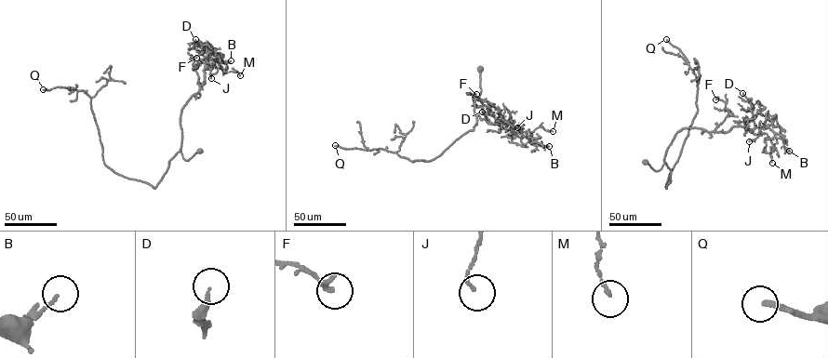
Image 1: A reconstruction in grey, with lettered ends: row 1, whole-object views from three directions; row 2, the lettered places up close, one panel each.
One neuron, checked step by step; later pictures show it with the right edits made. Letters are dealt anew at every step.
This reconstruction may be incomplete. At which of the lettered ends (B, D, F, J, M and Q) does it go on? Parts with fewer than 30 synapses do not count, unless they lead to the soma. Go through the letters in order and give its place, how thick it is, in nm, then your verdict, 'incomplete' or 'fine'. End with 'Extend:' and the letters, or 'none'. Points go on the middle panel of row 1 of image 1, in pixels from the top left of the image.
B: (549, 146) | 110 nm | fine
D: (482, 112) | 220 nm | fine
F: (476, 94) | 220 nm | fine
J: (517, 127) | 110 nm | fine
M: (553, 131) | 110 nm | fine
Q: (335, 145) | 200 nm | incomplete
Extend: Q

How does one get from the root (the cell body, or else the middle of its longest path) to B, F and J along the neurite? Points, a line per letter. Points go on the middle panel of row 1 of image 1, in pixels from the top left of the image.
B: (479, 69), (480, 95), (466, 93), (487, 101), (512, 130), (531, 144), (549, 146)
F: (479, 69), (480, 95), (466, 93), (492, 105), (487, 110), (490, 112), (474, 104), (476, 94)
J: (479, 69), (480, 95), (466, 93), (492, 105), (513, 131), (517, 132), (522, 124), (517, 127)

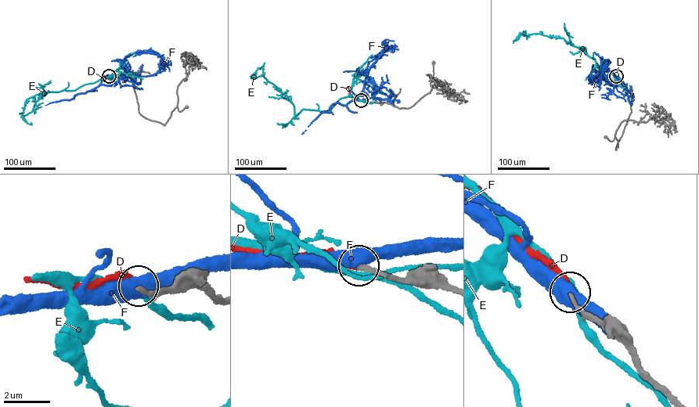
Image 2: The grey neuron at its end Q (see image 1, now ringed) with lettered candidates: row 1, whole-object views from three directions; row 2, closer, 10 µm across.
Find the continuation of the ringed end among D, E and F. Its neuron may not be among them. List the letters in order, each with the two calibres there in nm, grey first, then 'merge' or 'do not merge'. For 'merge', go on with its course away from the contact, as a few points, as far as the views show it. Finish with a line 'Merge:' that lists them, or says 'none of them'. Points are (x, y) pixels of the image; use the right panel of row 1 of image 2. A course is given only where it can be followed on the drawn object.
D: 220/220 nm | merge | via (616, 76), (608, 70), (598, 67)
E: 300/240 nm | do not merge
F: 240/550 nm | do not merge
Merge: D

